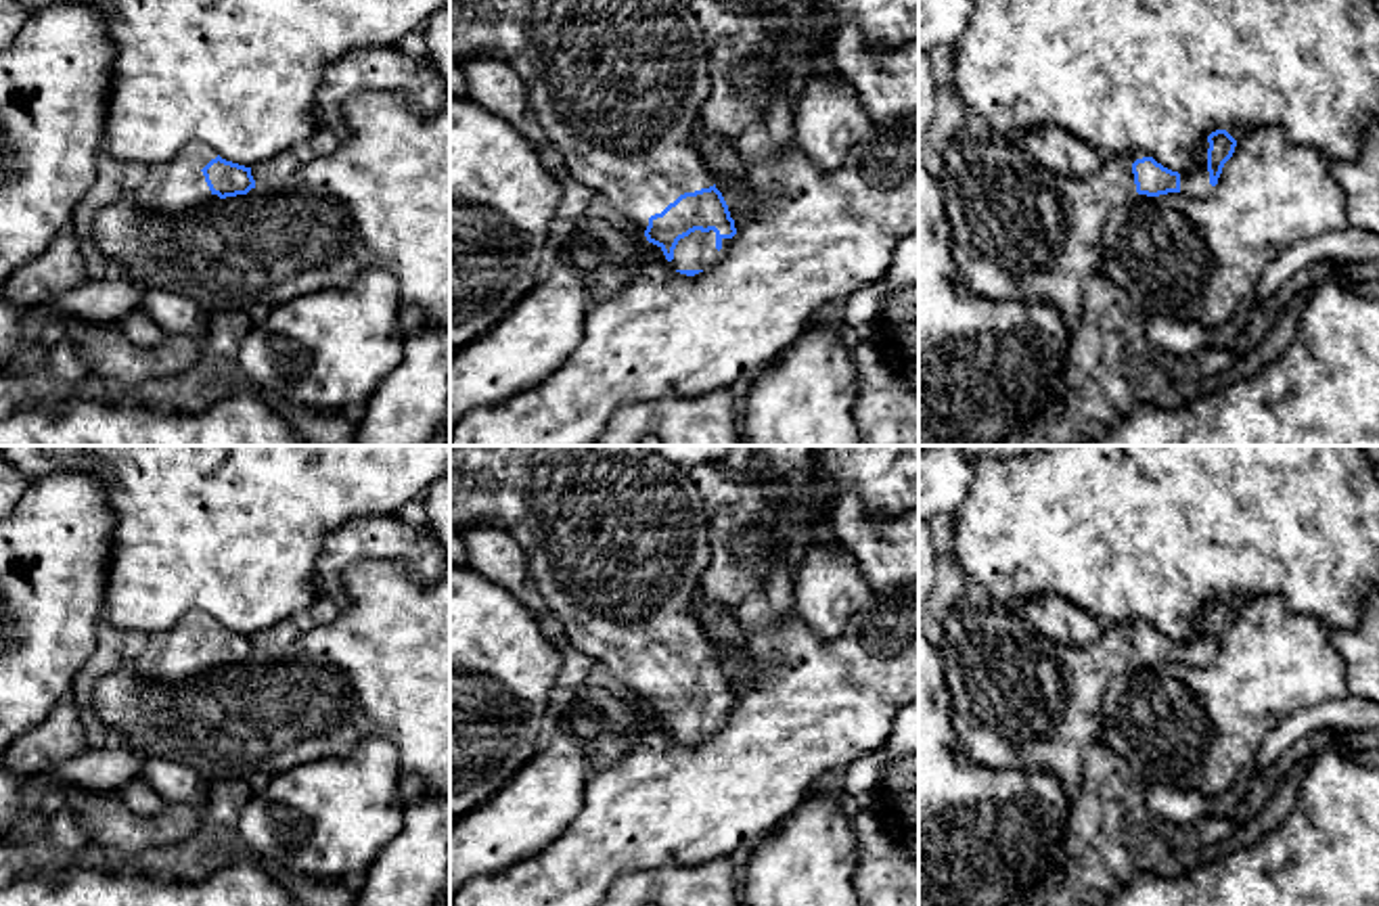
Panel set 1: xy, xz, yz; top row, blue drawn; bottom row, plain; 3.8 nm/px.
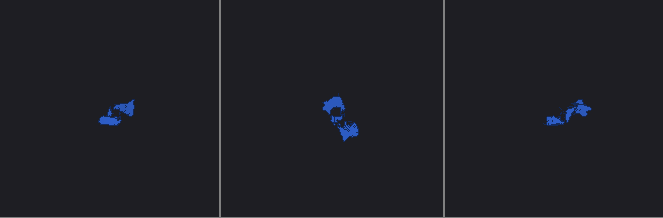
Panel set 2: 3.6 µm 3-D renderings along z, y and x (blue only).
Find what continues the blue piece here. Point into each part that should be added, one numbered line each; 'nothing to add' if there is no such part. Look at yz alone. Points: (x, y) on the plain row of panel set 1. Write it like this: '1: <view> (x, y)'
1: yz (1195, 651)
2: yz (1022, 701)

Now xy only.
1: xy (176, 653)

